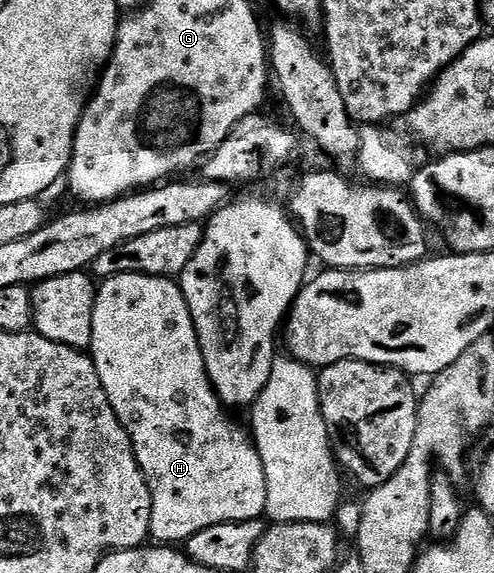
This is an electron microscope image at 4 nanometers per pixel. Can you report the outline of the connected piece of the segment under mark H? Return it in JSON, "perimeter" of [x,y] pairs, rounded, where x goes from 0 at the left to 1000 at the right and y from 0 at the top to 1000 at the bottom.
{"perimeter":[[[245,478],[233,485],[213,487],[196,501],[198,515],[186,545],[186,600],[180,620],[190,627],[194,649],[202,649],[202,670],[211,670],[211,684],[219,684],[219,705],[235,719],[243,740],[259,754],[267,768],[267,782],[275,803],[296,832],[300,852],[308,859],[308,908],[304,909],[304,939],[320,949],[368,949],[397,928],[421,921],[429,914],[455,911],[492,911],[512,904],[528,906],[538,895],[538,832],[534,810],[526,803],[526,789],[514,778],[512,763],[496,742],[472,736],[429,677],[421,649],[413,642],[413,621],[405,614],[405,593],[397,586],[397,572],[389,558],[389,545],[368,515],[366,497],[342,485],[318,485],[298,478]]]}

